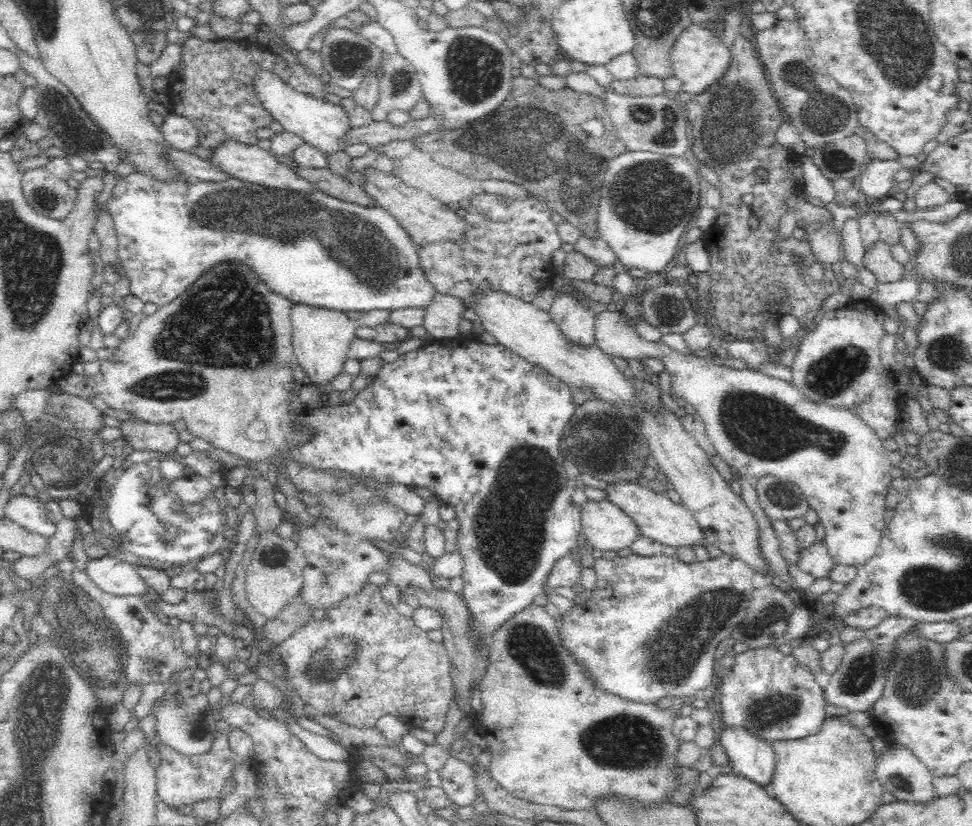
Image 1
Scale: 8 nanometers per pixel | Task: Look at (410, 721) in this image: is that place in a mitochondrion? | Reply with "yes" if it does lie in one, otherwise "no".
no

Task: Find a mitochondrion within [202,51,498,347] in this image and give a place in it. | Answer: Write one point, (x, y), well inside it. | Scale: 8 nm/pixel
(405, 82)

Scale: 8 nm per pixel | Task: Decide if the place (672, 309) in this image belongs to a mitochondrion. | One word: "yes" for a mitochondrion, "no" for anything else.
yes

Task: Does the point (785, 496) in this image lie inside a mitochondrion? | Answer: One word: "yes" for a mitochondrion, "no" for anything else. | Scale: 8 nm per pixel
yes

